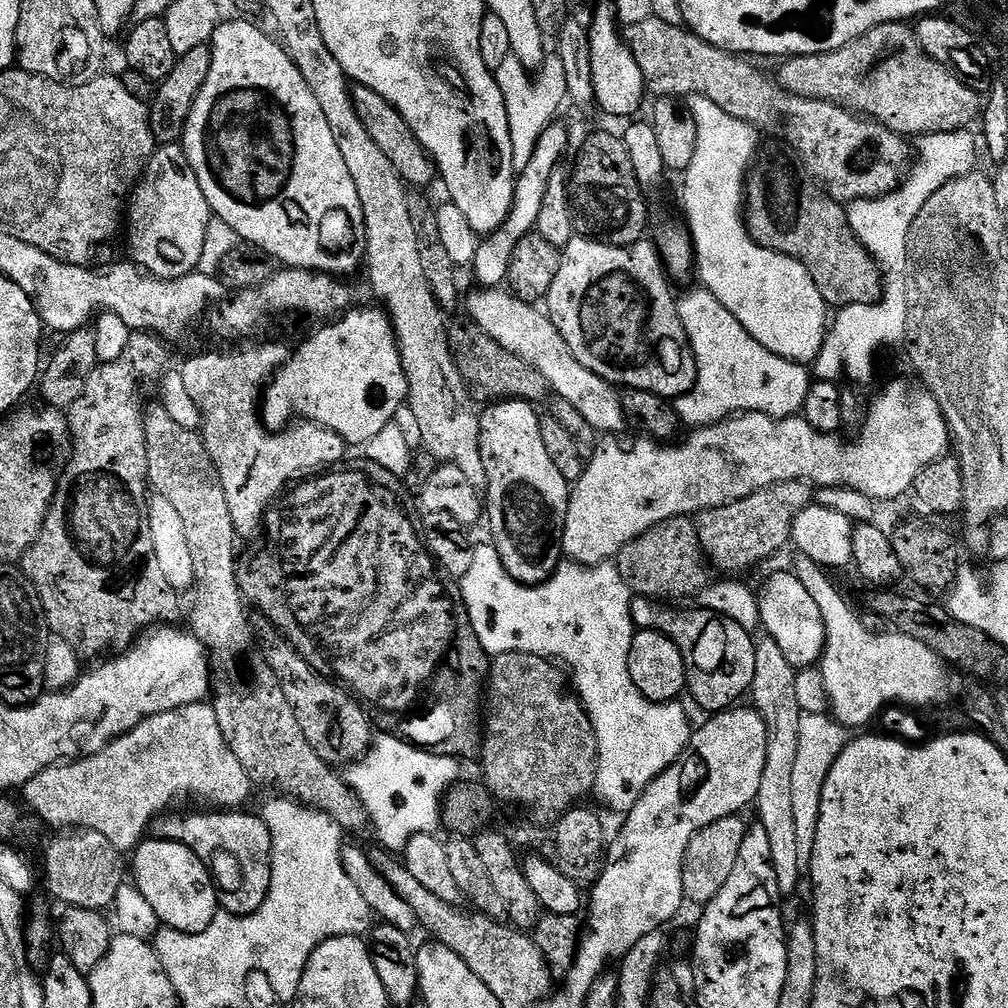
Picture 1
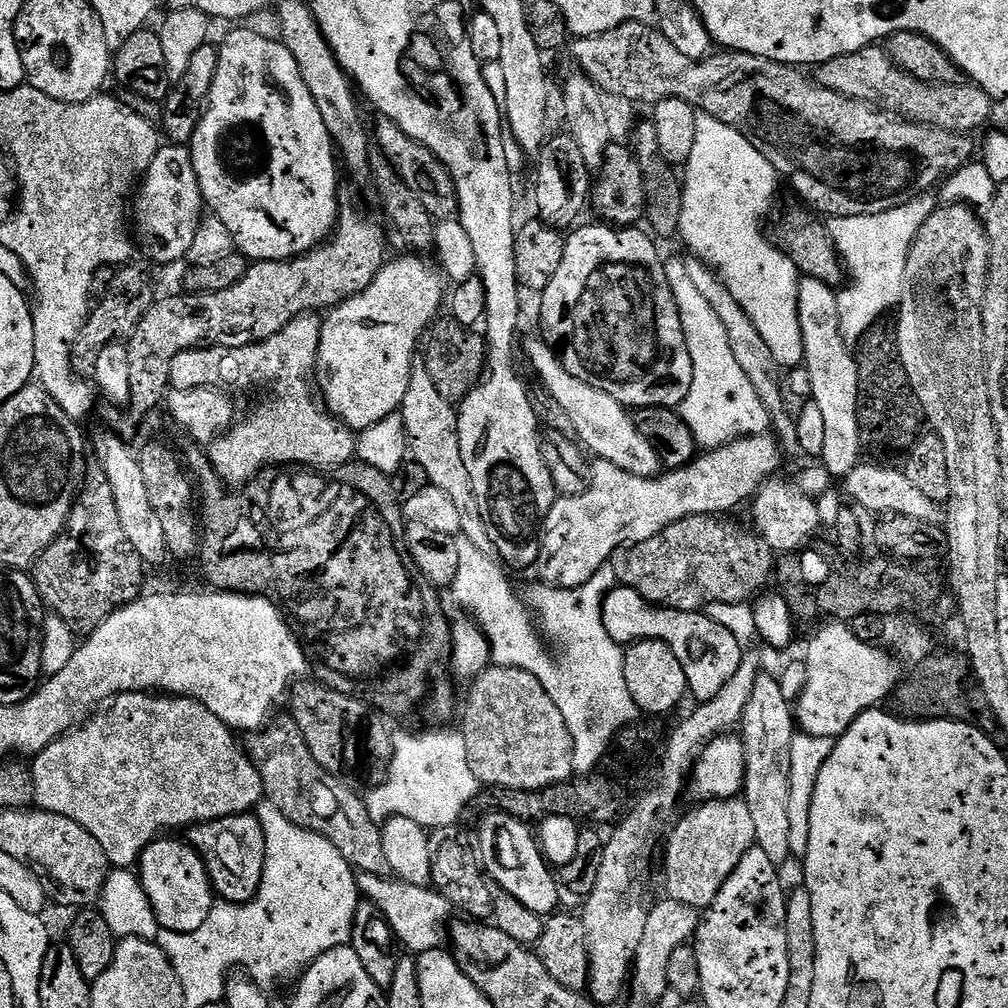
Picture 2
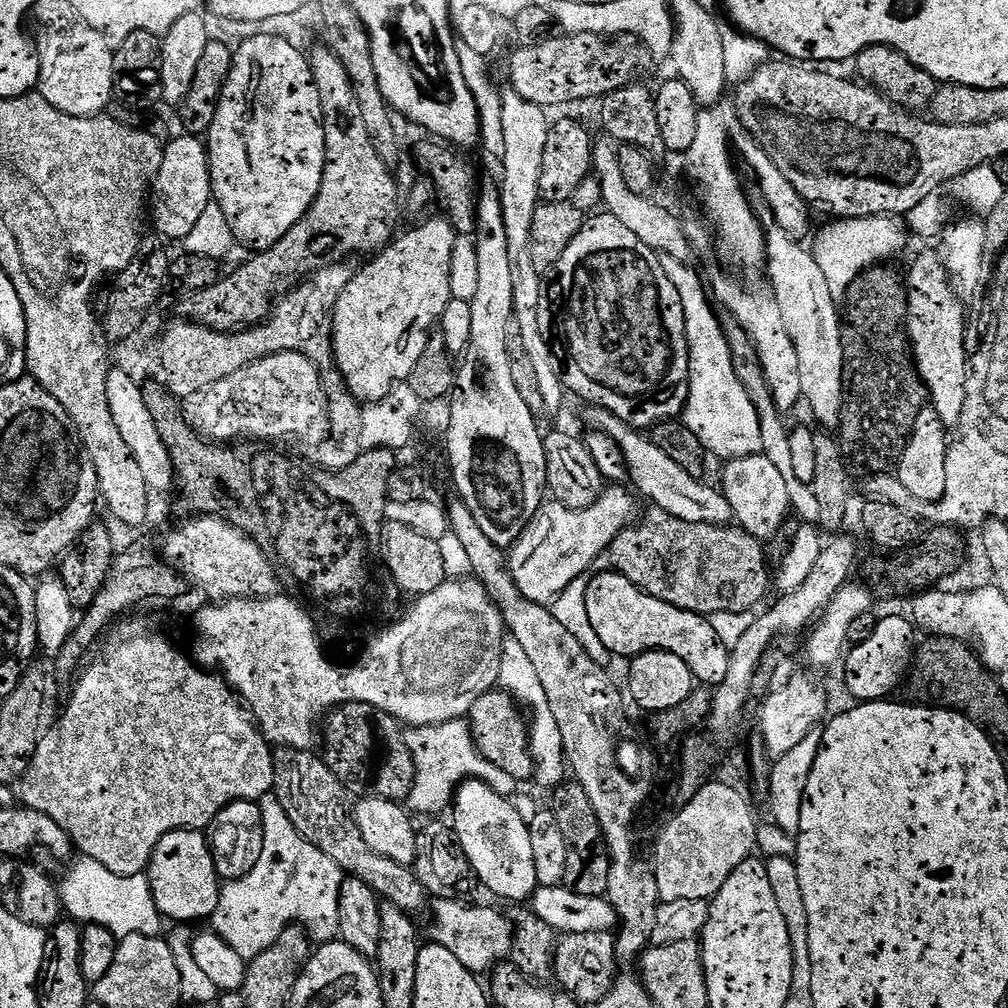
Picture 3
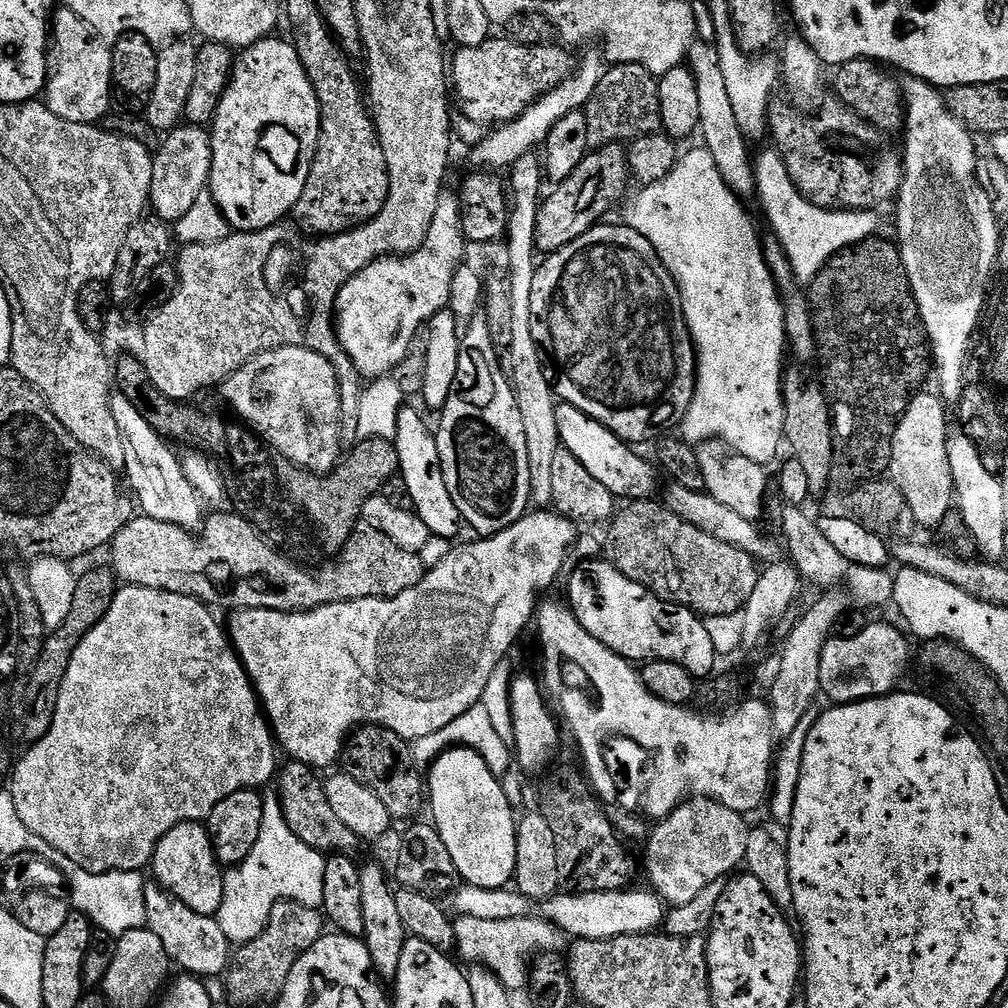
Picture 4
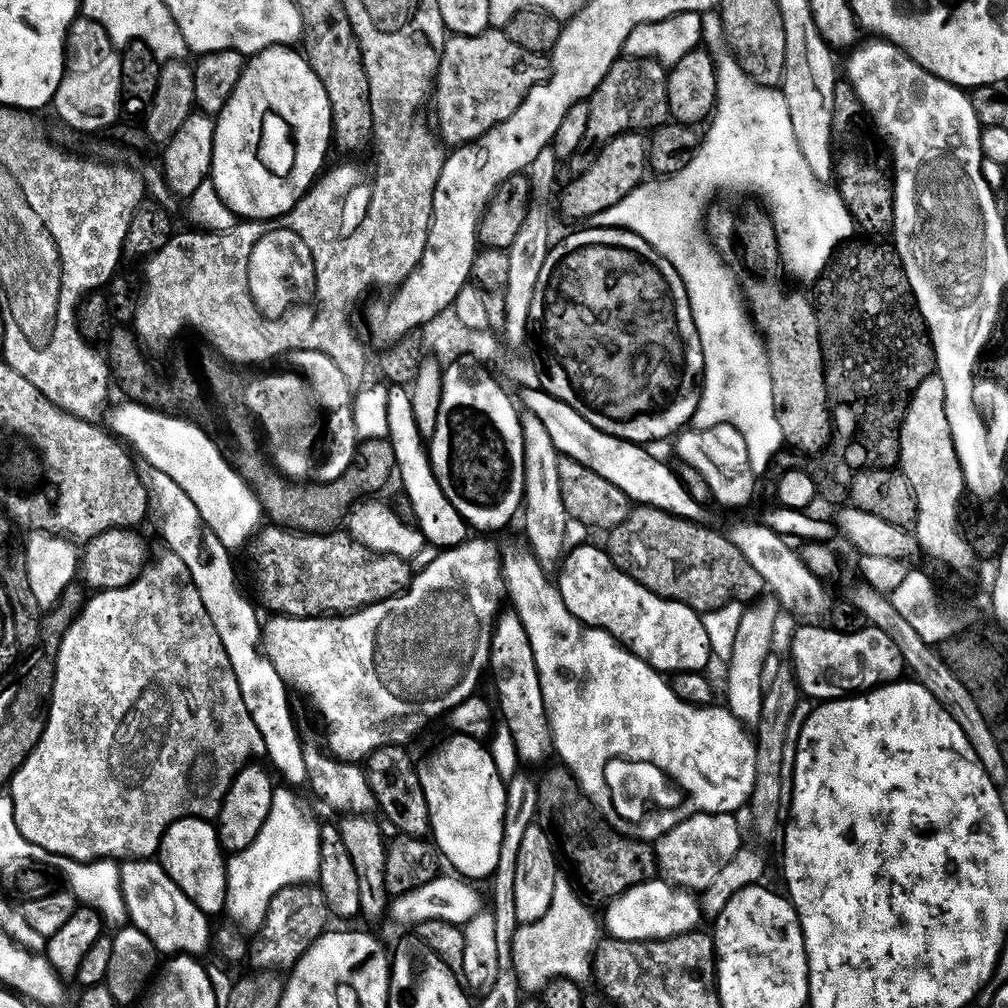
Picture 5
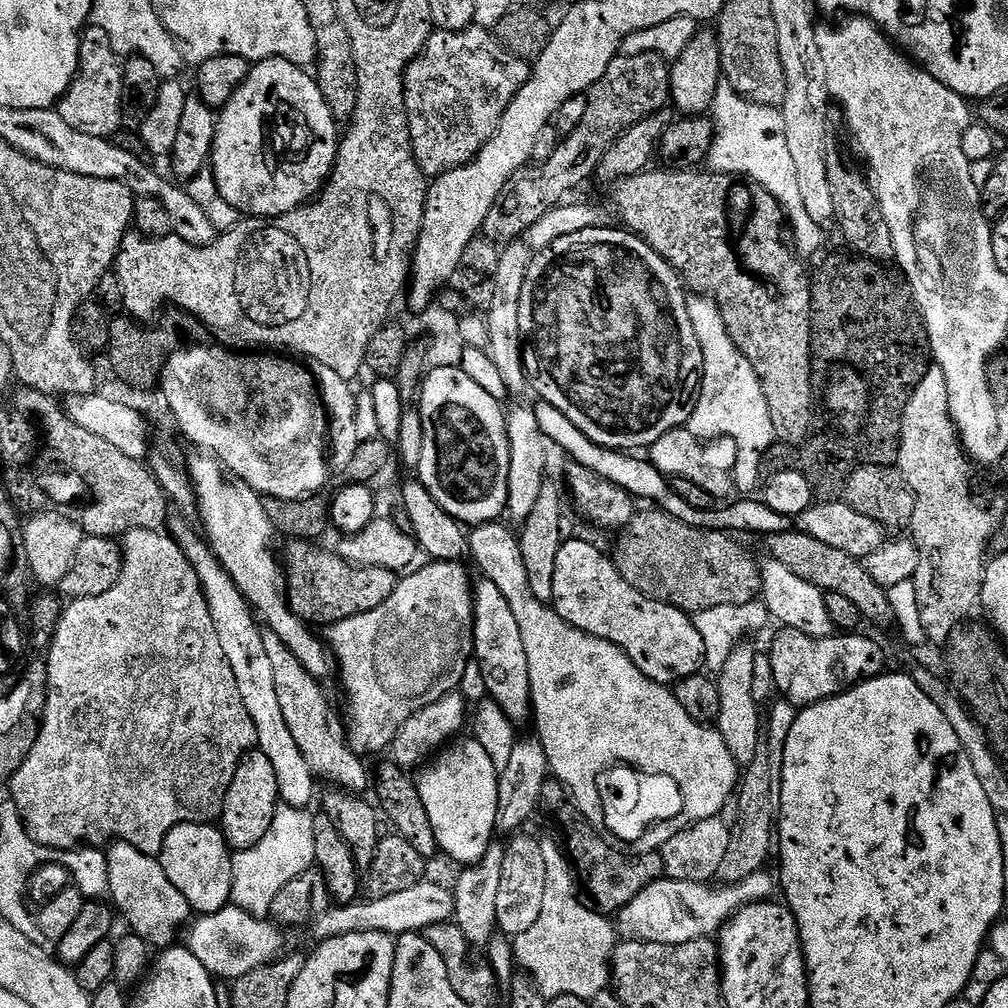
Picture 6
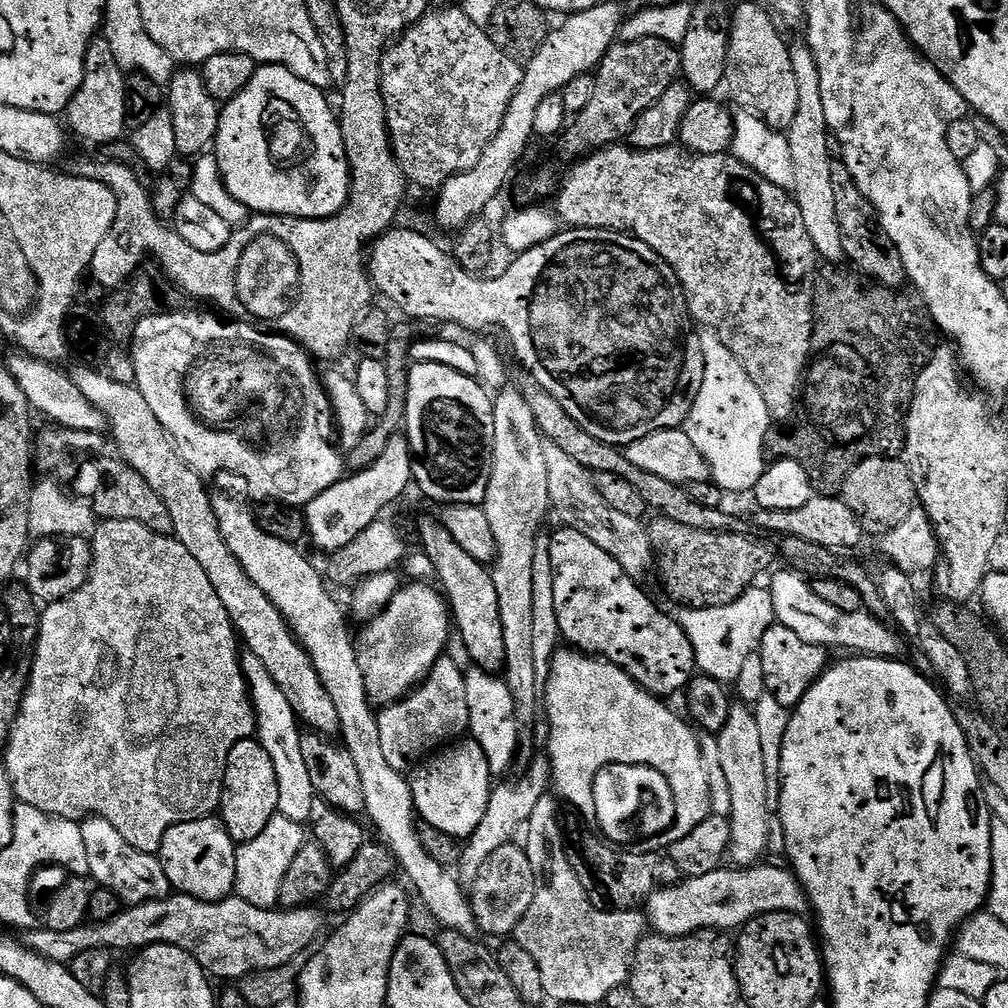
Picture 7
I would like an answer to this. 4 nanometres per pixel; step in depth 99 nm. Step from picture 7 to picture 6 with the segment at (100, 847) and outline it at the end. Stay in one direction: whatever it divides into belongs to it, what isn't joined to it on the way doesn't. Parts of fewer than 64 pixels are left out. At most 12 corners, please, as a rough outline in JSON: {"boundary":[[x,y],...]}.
{"boundary":[[133,844],[106,852],[115,911],[135,935],[190,920],[159,859]]}

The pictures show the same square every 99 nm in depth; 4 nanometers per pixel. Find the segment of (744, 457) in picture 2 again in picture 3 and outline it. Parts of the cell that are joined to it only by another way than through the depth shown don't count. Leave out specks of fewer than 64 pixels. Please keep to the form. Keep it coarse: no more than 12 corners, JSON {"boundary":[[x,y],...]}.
{"boundary":[[624,486],[586,509],[541,504],[506,556],[551,605],[630,524]]}

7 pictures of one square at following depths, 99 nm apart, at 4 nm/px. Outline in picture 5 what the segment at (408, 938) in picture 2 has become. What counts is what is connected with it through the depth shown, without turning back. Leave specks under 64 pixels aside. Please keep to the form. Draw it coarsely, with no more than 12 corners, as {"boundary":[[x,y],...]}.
{"boundary":[[566,878],[542,919],[517,927],[510,966],[523,993],[588,978],[588,920]]}

